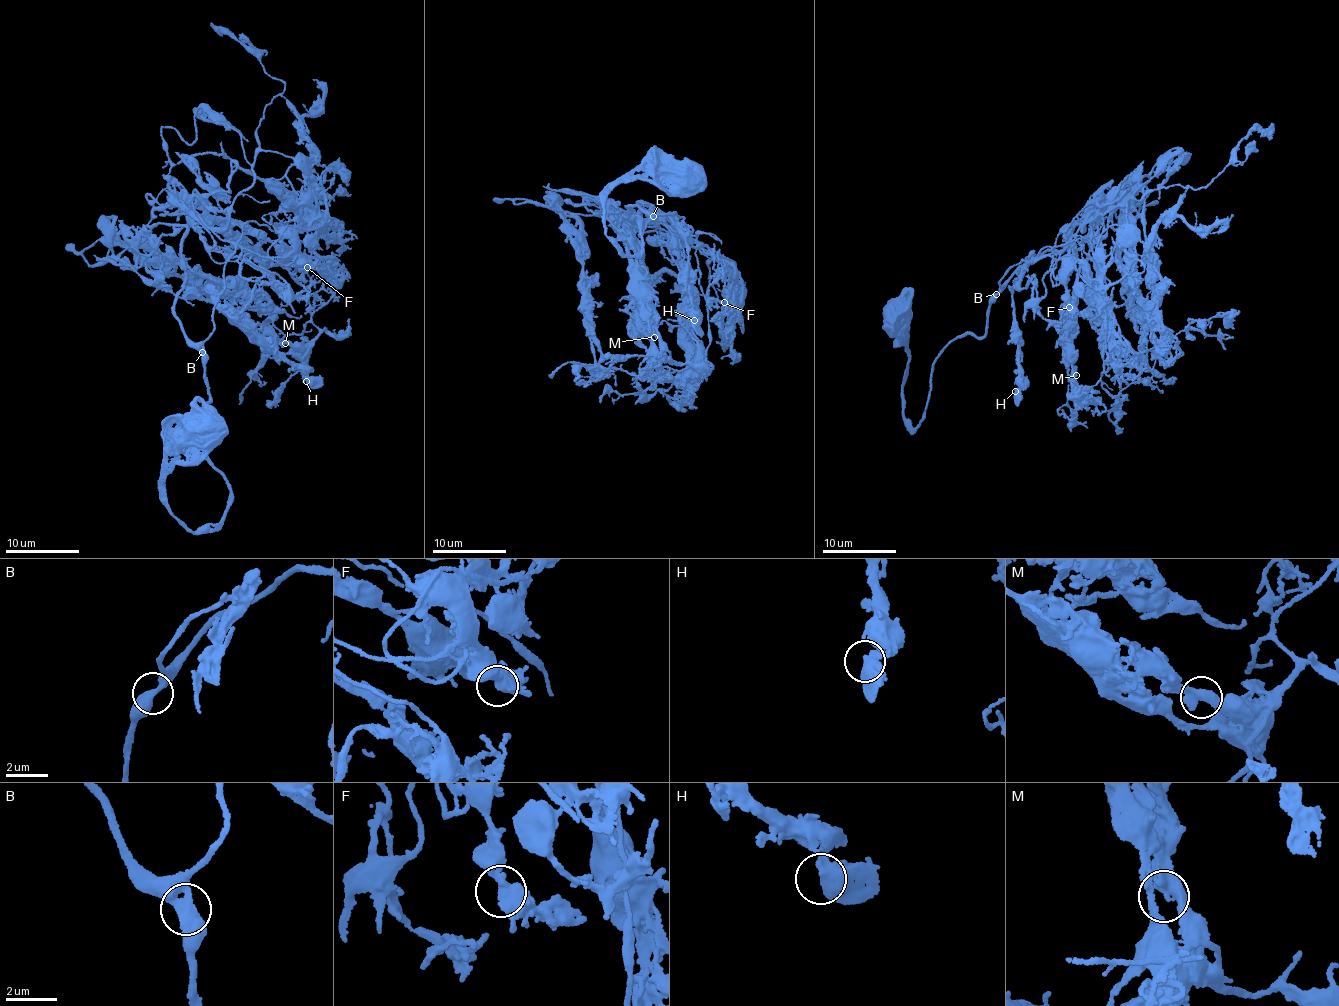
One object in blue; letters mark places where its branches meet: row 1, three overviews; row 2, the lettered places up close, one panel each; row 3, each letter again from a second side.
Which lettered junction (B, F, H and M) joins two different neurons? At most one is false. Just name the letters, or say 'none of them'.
none of them

